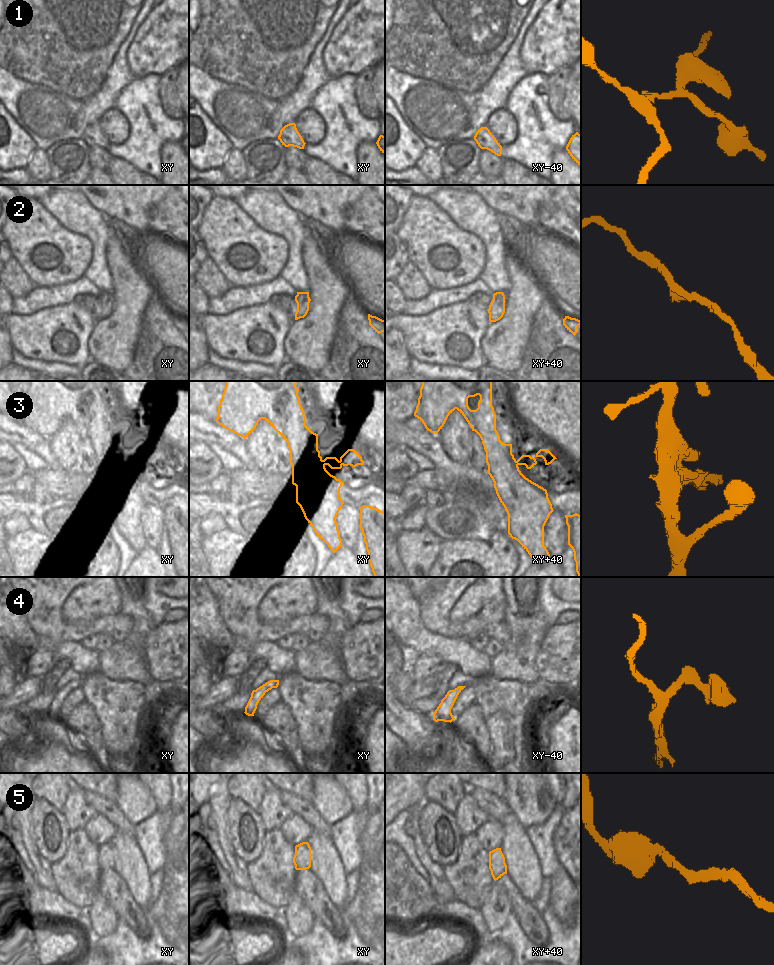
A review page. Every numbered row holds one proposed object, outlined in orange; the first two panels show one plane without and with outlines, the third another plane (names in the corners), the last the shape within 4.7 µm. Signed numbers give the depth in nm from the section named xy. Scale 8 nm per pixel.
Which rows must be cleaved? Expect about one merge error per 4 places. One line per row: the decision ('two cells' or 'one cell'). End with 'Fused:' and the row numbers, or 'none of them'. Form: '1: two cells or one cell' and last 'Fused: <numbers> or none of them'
1: one cell
2: one cell
3: two cells
4: one cell
5: one cell
Fused: 3

